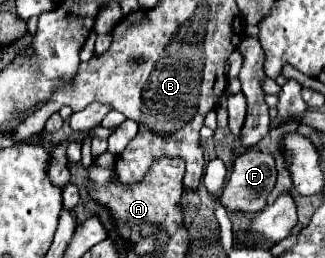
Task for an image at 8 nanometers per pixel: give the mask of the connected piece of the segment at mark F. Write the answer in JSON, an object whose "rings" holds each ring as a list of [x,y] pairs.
{"rings":[[[251,148],[241,156],[237,156],[237,160],[233,162],[233,170],[225,180],[219,202],[231,212],[259,212],[267,206],[267,196],[275,188],[275,182],[277,182],[277,168],[273,156]]]}

